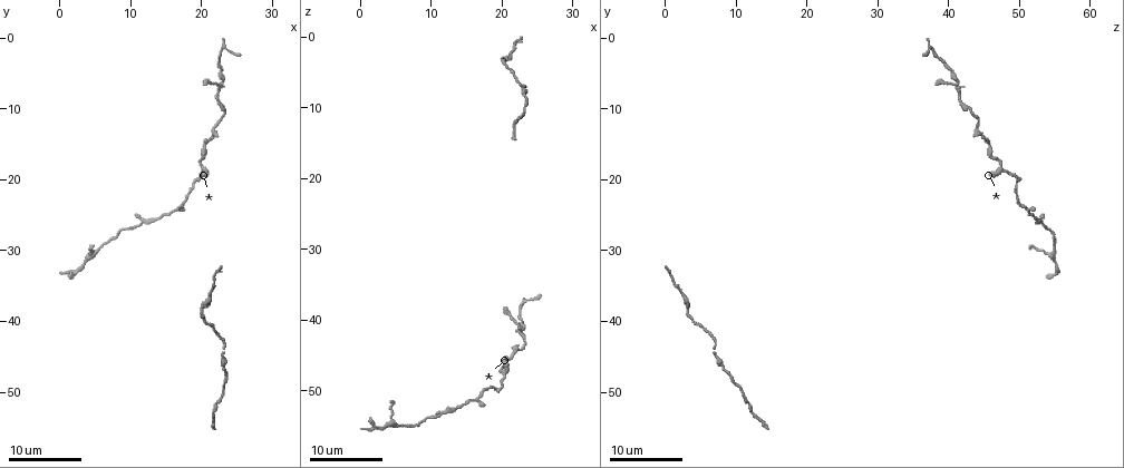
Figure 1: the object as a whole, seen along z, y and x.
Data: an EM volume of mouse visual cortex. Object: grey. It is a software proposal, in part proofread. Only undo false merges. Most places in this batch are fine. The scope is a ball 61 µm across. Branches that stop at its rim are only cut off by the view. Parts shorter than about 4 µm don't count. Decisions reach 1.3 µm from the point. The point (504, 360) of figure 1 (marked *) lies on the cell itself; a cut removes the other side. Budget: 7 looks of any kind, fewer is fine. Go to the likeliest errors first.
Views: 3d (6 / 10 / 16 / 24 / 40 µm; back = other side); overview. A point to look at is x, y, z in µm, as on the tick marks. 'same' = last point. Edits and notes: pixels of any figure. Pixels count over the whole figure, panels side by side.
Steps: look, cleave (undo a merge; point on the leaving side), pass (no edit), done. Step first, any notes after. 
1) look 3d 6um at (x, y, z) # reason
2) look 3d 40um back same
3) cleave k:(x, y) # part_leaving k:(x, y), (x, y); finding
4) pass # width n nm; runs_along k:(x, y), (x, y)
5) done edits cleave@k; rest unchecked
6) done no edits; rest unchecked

look 3d 16um at (22.5, 6.5, 41.0) # looks like a crossing

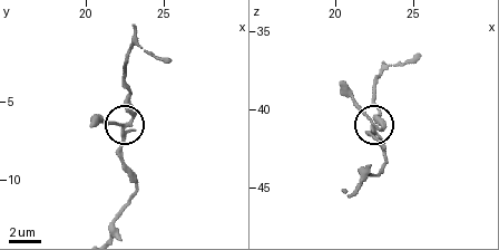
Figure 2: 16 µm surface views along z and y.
look 3d 10um same # zoom in

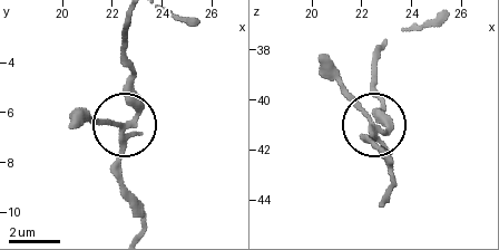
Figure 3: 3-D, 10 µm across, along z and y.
pass # runs_along 3:(382, 198), (390, 172), (371, 144), (371, 125), (322, 71); all the same cell

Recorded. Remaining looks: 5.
look 3d 16um at (15.5, 24.5, 51.5) # three arms meet

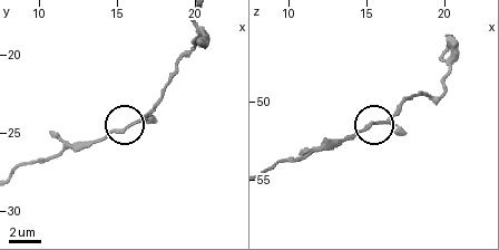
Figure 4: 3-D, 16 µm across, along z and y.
look 3d 10um at (16.0, 24.6, 51.2)

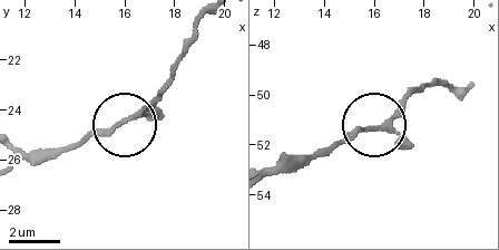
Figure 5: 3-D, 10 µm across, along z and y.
pass # width 170 nm; runs_along 5:(201, 18), (173, 76), (144, 108), (62, 151); all the same cell

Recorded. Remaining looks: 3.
look 3d 24um at (20.5, 18.5, 47.5) # a fork

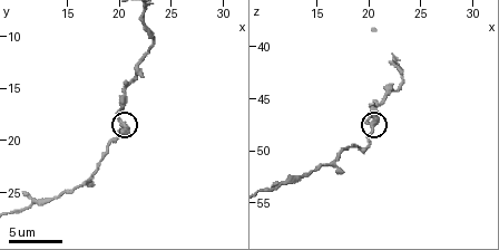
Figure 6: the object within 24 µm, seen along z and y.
look 3d 6um at (20.4, 18.4, 47.2)

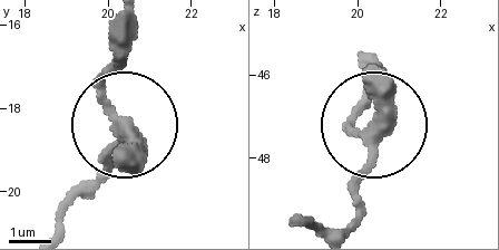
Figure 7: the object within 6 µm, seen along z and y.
pass # side_arm 26 um; all the same cell

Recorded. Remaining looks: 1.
done no edits; rest unchecked

